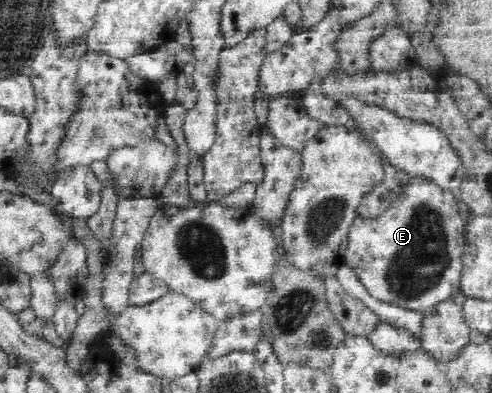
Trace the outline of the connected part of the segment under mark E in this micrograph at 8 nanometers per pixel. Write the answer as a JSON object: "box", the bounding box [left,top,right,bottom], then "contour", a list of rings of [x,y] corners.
{"box":[344,177,466,312],"contour":[[[422,177],[412,180],[414,185],[406,193],[406,199],[389,213],[376,220],[362,221],[357,217],[354,228],[350,231],[349,244],[344,256],[346,263],[354,268],[368,292],[376,299],[409,310],[426,312],[463,293],[461,277],[466,224],[462,222],[464,219],[460,216],[457,207],[458,196],[455,192]]]}

